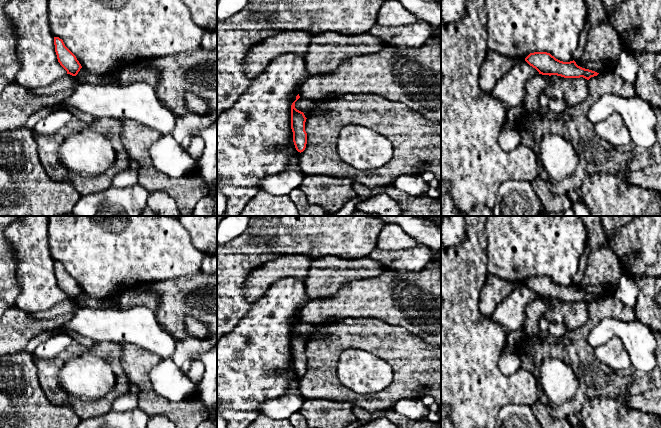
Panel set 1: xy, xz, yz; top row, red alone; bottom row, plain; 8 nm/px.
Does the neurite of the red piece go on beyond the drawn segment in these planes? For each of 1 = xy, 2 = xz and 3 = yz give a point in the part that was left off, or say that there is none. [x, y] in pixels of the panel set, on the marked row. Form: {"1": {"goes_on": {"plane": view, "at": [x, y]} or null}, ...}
{"1": {"goes_on": null}, "2": {"goes_on": null}, "3": {"goes_on": null}}

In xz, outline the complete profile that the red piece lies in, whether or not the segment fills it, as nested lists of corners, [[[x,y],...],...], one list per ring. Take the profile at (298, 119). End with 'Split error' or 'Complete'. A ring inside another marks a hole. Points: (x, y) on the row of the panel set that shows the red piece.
[[[299,94],[291,105],[291,129],[293,132],[293,142],[298,152],[303,152],[307,144],[307,133],[305,131],[306,117],[303,112],[295,108],[295,102],[300,98]]]. Complete

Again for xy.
[[[54,37],[54,45],[60,65],[67,71],[67,74],[76,76],[82,68],[76,56],[65,46],[63,40],[59,37]]]. Complete

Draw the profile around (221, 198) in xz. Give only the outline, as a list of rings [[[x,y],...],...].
[[[217,192],[217,216],[224,216],[225,208],[227,206],[227,196],[223,193]]]

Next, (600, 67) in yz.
[[[575,61],[576,64],[582,68],[589,69],[592,71],[595,71],[599,74],[601,73],[606,73],[609,66],[606,62],[604,61],[597,61],[597,62],[579,62]]]

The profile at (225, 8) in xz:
[[[219,0],[217,3],[217,21],[225,20],[238,13],[248,0]]]

